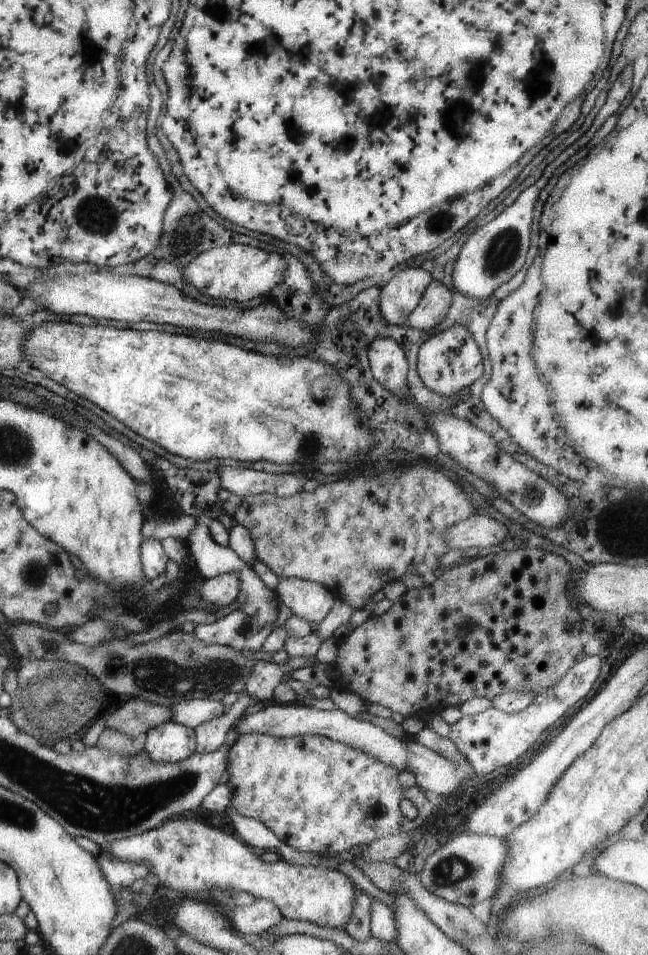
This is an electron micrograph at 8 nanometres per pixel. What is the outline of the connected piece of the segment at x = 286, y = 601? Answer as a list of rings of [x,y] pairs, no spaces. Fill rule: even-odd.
[[[280,577],[273,592],[293,615],[316,624],[327,616],[334,601],[324,586],[295,577]]]

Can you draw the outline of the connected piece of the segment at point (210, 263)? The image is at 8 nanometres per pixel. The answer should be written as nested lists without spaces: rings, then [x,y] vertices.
[[[239,244],[221,245],[207,249],[199,253],[194,259],[191,259],[191,262],[183,268],[183,278],[185,278],[185,282],[195,287],[201,295],[205,295],[210,299],[241,302],[268,293],[273,287],[281,283],[285,278],[285,260],[281,256],[277,256],[277,254],[267,254],[267,252],[251,248],[251,246],[239,246]]]

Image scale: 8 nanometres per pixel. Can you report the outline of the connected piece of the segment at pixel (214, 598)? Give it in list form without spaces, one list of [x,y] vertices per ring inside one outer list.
[[[223,573],[217,576],[208,575],[199,586],[201,598],[213,607],[227,606],[238,595],[238,580],[235,573]]]

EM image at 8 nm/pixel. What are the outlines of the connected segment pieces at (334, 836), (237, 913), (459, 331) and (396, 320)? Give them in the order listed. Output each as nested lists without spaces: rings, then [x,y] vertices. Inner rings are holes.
[[[245,733],[230,746],[227,759],[229,779],[226,783],[231,795],[229,808],[243,817],[258,820],[275,838],[299,851],[334,855],[387,834],[412,832],[427,820],[431,812],[435,812],[435,806],[424,797],[425,790],[417,784],[408,789],[400,785],[400,772],[396,768],[327,737],[293,735],[279,738],[263,733]],[[403,798],[409,800],[418,812],[412,820],[401,814],[399,804]]]
[[[255,899],[251,904],[242,907],[234,907],[233,916],[228,918],[233,930],[241,934],[260,934],[265,936],[265,932],[274,927],[283,918],[280,910],[267,899]]]
[[[451,325],[445,330],[436,332],[433,336],[427,337],[427,340],[419,345],[415,374],[420,384],[447,397],[465,386],[469,386],[471,382],[475,382],[481,376],[481,360],[483,358],[469,331],[464,326]]]
[[[421,267],[405,268],[392,276],[380,288],[378,296],[382,317],[390,325],[405,324],[431,279],[429,272]]]

